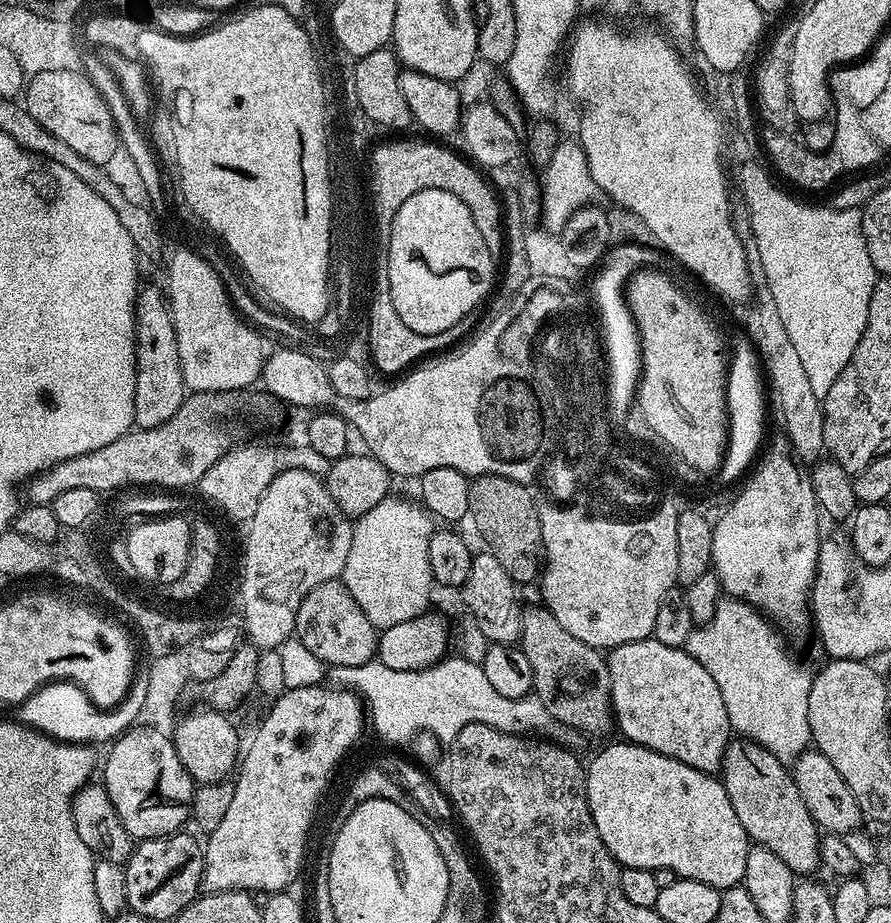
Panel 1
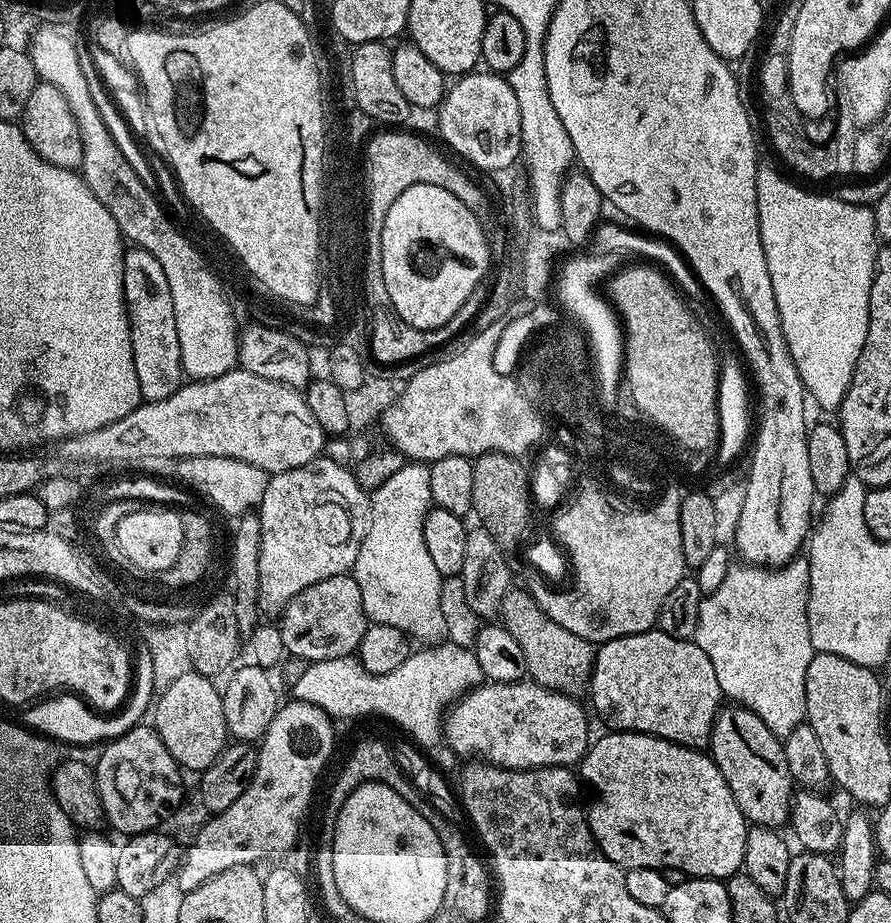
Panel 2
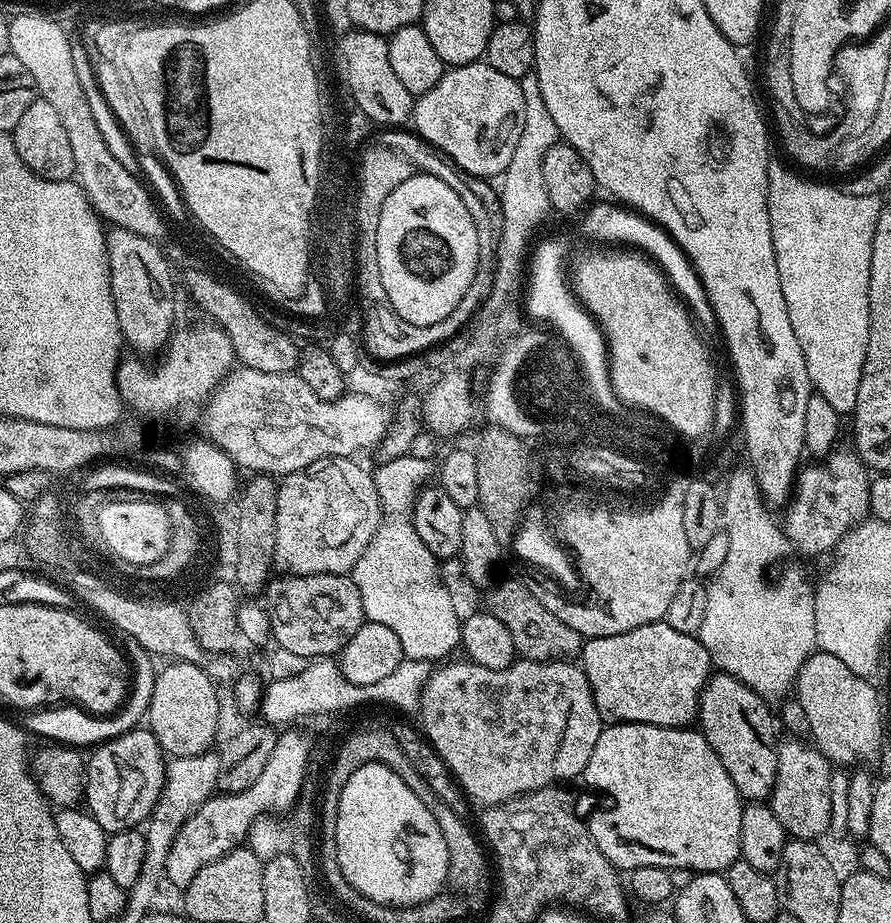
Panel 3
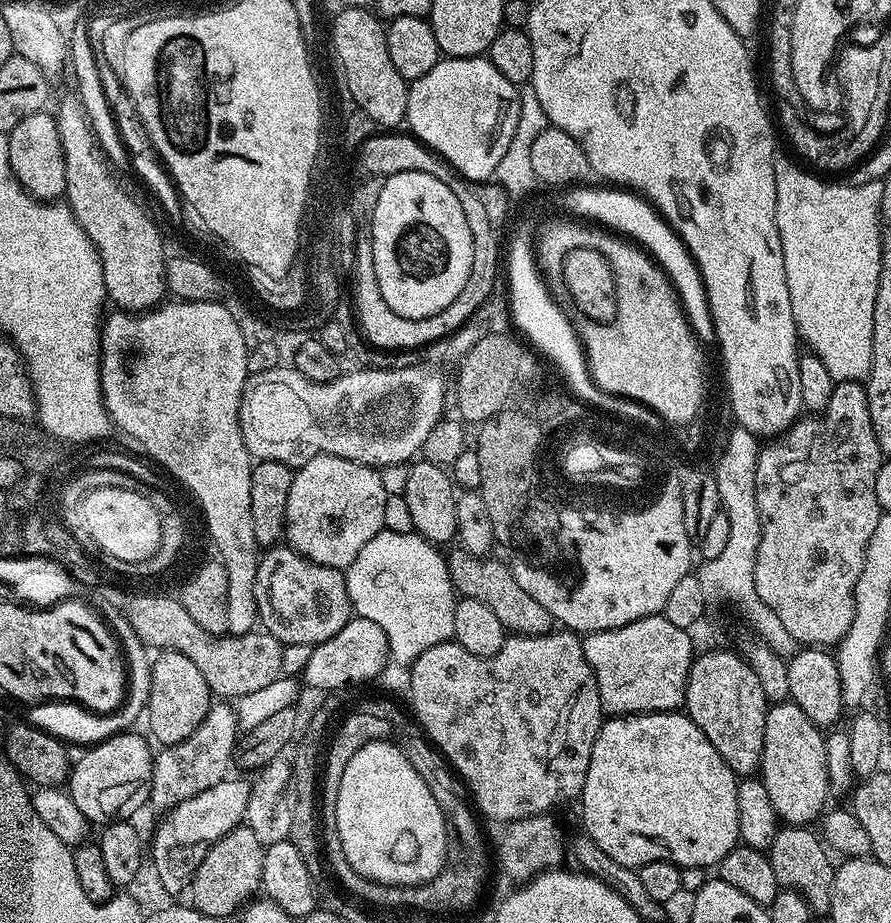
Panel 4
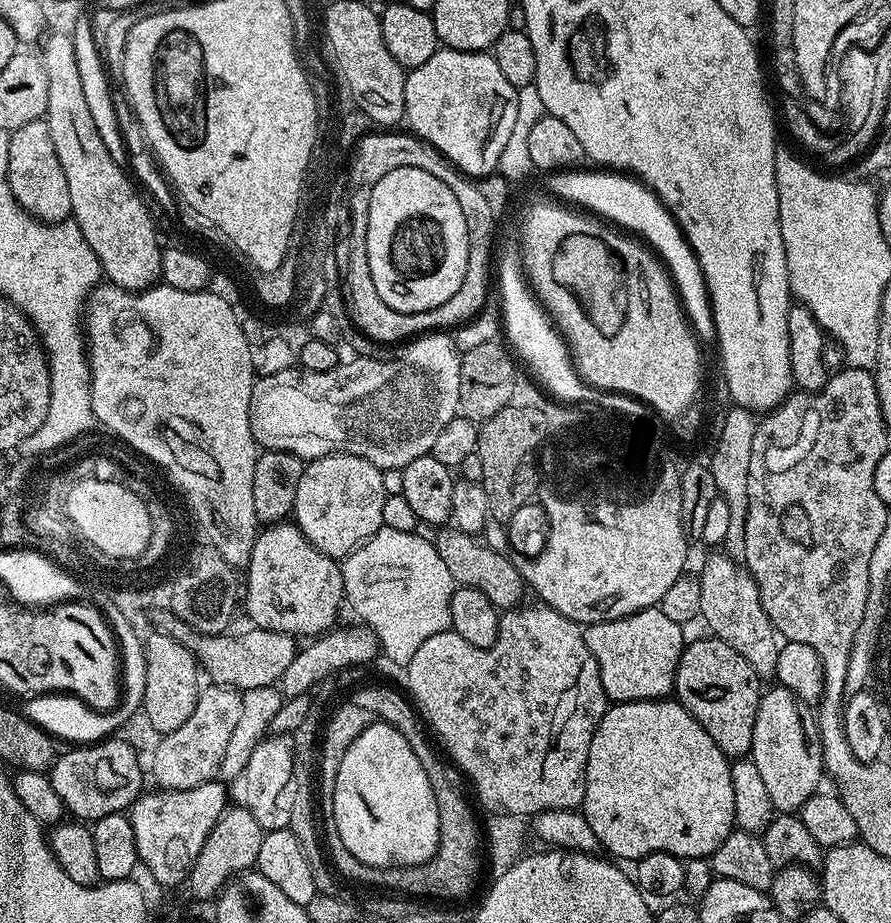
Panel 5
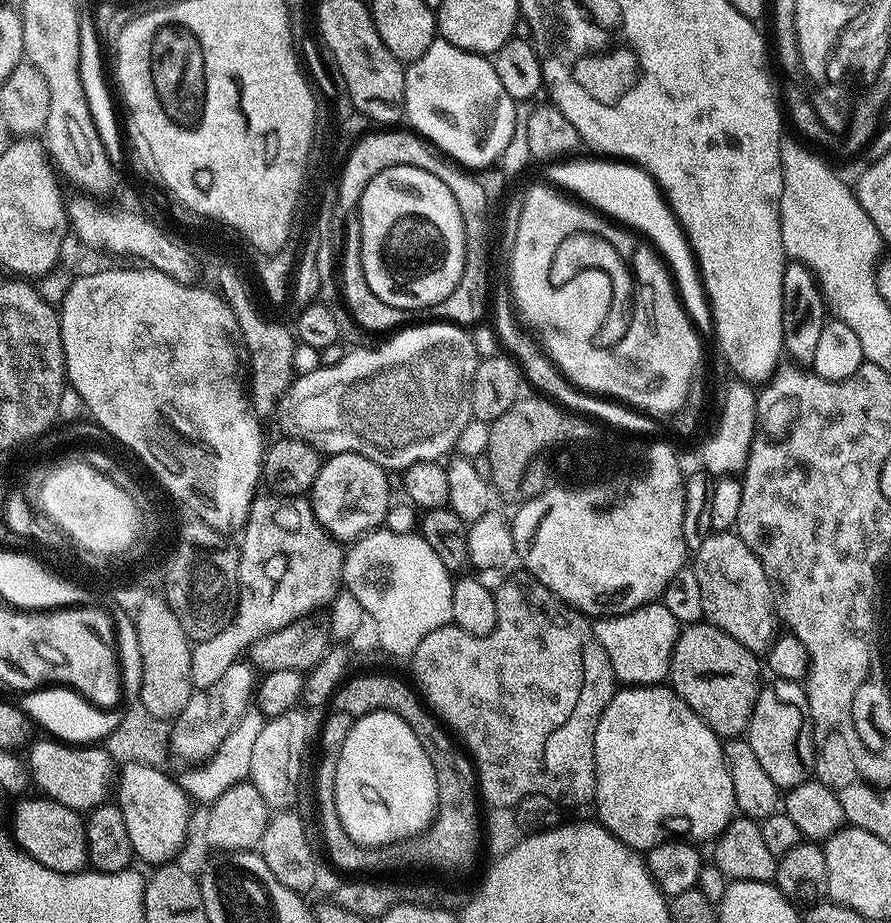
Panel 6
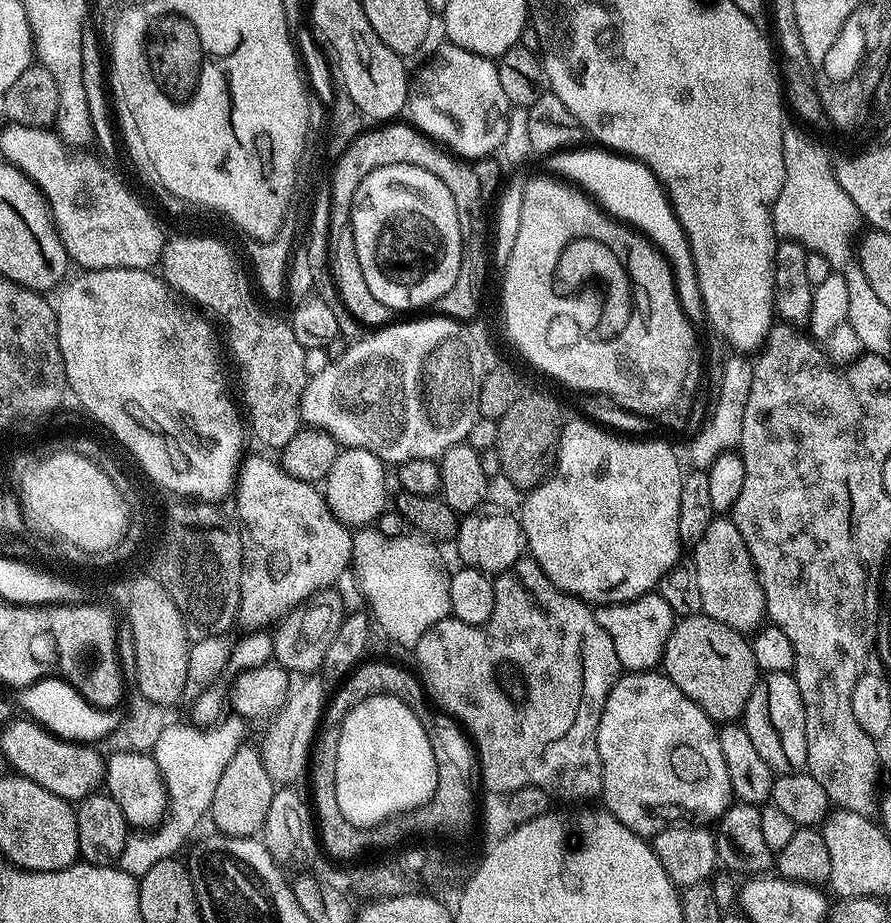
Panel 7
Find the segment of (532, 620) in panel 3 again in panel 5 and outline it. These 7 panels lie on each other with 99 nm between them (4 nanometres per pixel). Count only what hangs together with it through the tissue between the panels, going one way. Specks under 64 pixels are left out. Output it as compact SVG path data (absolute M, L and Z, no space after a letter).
M451 526L441 527L437 532L440 533L434 536L434 543L438 550L438 558L442 558L446 570L450 570L453 581L459 587L473 588L481 594L486 594L486 598L490 598L497 610L517 607L523 601L520 599L523 598L524 592L526 593L526 585L520 571L514 566L511 555L490 549L476 536Z

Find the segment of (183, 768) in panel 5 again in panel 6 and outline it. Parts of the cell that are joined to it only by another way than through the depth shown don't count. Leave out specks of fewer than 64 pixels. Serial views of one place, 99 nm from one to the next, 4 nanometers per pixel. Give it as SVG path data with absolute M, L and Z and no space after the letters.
M239 660L228 666L214 682L193 691L190 701L170 726L169 753L173 759L176 757L182 762L188 762L190 766L196 766L217 752L218 746L241 720L242 714L249 711L256 684L253 675L252 666Z

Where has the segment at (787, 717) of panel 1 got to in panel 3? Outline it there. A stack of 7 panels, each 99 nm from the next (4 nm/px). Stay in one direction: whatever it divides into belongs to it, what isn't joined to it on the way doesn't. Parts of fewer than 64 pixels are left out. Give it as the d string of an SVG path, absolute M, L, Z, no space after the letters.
M747 467L740 472L740 477L727 477L722 488L722 530L730 538L730 551L726 553L726 562L718 566L714 575L707 577L706 615L698 639L710 654L713 665L721 672L728 672L734 678L746 682L769 702L775 702L779 696L793 691L796 676L802 670L806 658L817 651L816 627L814 626L814 595L811 591L803 592L804 580L796 572L788 572L777 584L771 584L764 575L775 560L780 560L794 545L787 540L781 525L766 512L766 501L760 495L756 476Z

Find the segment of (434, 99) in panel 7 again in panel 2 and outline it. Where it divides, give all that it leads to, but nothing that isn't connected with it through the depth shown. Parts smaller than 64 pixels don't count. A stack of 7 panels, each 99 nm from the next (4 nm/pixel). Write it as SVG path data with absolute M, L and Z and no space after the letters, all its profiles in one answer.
M465 73L447 89L436 112L438 128L443 140L470 163L486 172L500 172L518 158L516 141L521 130L518 98L503 75L478 73Z

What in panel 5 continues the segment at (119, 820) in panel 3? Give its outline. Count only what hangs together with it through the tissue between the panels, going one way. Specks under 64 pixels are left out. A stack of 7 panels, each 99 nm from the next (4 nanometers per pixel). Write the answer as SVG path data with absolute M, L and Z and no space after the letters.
M105 738L87 746L72 746L69 752L61 751L50 769L50 779L58 797L69 813L73 812L80 822L95 822L98 818L106 818L106 814L124 812L131 809L133 802L142 794L146 780L145 769L140 767L139 756L135 749L121 738Z

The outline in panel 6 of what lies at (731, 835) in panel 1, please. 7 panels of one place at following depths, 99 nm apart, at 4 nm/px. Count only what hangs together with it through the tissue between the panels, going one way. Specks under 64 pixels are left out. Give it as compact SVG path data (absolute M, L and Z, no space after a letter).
M658 684L624 686L613 694L610 702L604 708L603 714L598 718L598 726L594 730L594 766L596 767L595 819L606 830L610 830L610 834L614 834L614 838L618 838L631 848L650 849L655 844L661 844L663 840L669 839L670 834L676 838L687 838L692 842L701 842L700 840L712 842L726 830L726 826L734 819L736 812L734 782L730 782L730 770L724 761L724 745L721 737L712 732L702 717L694 714L694 710L690 710L690 706L677 692L673 692L671 687Z

